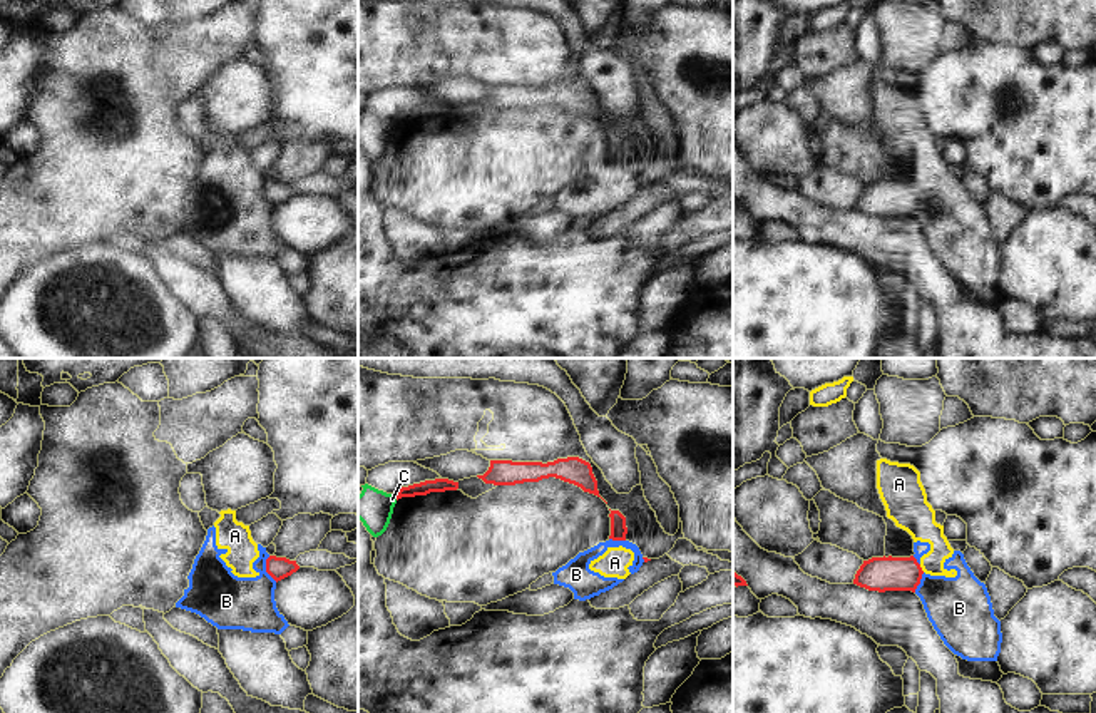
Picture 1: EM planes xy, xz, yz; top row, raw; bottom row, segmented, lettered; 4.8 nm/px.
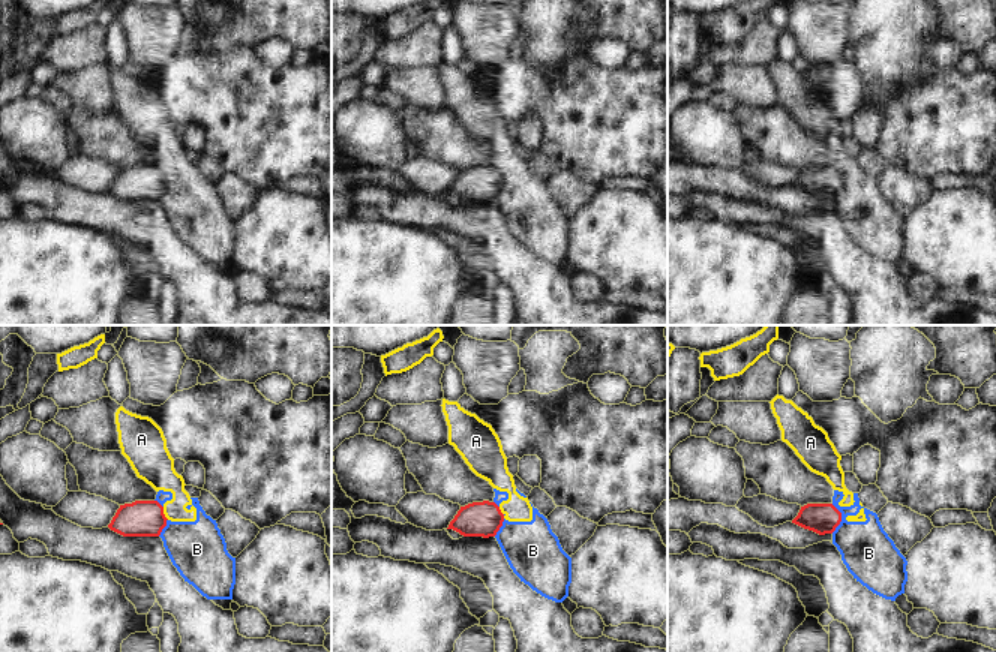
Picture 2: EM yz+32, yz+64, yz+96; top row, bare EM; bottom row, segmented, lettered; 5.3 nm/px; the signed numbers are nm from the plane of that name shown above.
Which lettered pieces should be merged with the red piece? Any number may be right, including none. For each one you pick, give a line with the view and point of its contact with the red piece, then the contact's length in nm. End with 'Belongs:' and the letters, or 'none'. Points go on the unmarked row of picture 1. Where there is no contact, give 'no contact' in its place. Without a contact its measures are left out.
Belongs: none

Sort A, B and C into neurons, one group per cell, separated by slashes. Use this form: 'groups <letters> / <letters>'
groups A B / C

